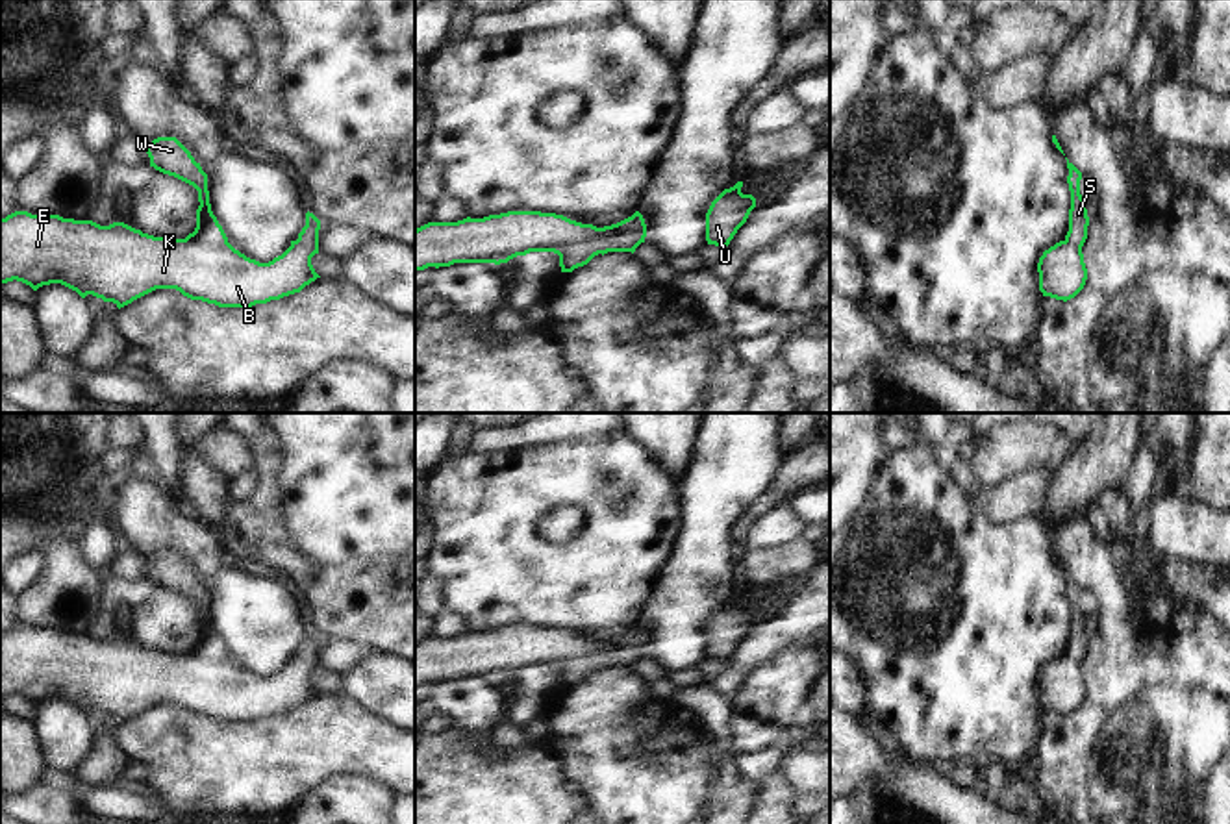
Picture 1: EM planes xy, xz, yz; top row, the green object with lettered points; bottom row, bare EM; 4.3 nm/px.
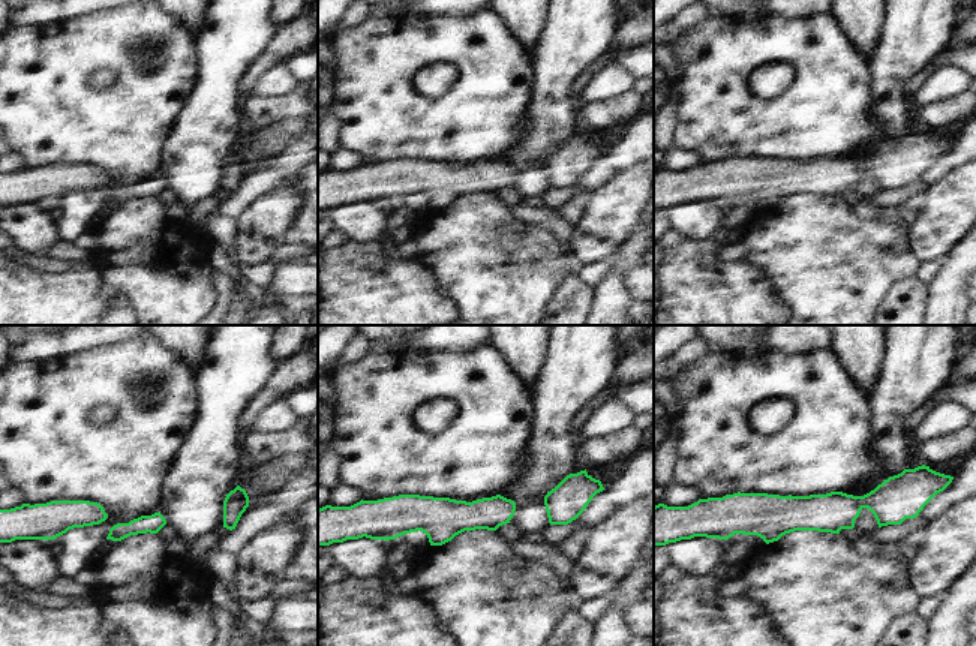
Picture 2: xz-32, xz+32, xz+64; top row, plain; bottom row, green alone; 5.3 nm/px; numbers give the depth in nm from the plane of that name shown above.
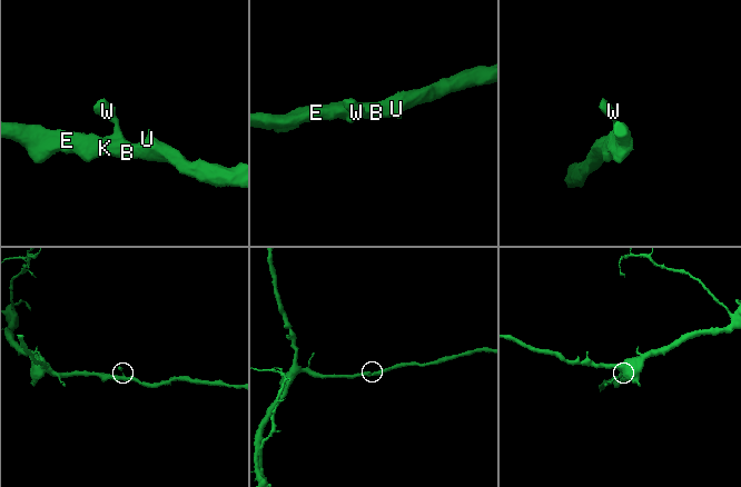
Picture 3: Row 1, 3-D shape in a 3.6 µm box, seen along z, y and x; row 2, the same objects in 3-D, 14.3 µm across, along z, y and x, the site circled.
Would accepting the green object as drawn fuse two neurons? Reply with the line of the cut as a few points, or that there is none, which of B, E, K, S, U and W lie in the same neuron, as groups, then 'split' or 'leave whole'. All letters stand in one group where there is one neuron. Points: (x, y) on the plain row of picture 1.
cut none; groups B E K S U W; leave whole

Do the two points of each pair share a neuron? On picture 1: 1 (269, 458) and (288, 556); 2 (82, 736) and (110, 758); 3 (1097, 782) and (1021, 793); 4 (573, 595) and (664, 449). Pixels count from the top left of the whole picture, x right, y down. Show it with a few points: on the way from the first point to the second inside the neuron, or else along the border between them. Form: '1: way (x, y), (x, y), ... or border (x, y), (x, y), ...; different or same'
1: way (265, 482), (265, 532); same
2: border (95, 732), (89, 754), (69, 780); different
3: border (1023, 767), (1053, 804); different
4: border (627, 432), (675, 480); different

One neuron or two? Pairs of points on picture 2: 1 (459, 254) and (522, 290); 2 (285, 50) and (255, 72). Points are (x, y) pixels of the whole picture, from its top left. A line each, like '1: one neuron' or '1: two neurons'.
1: one neuron
2: one neuron

